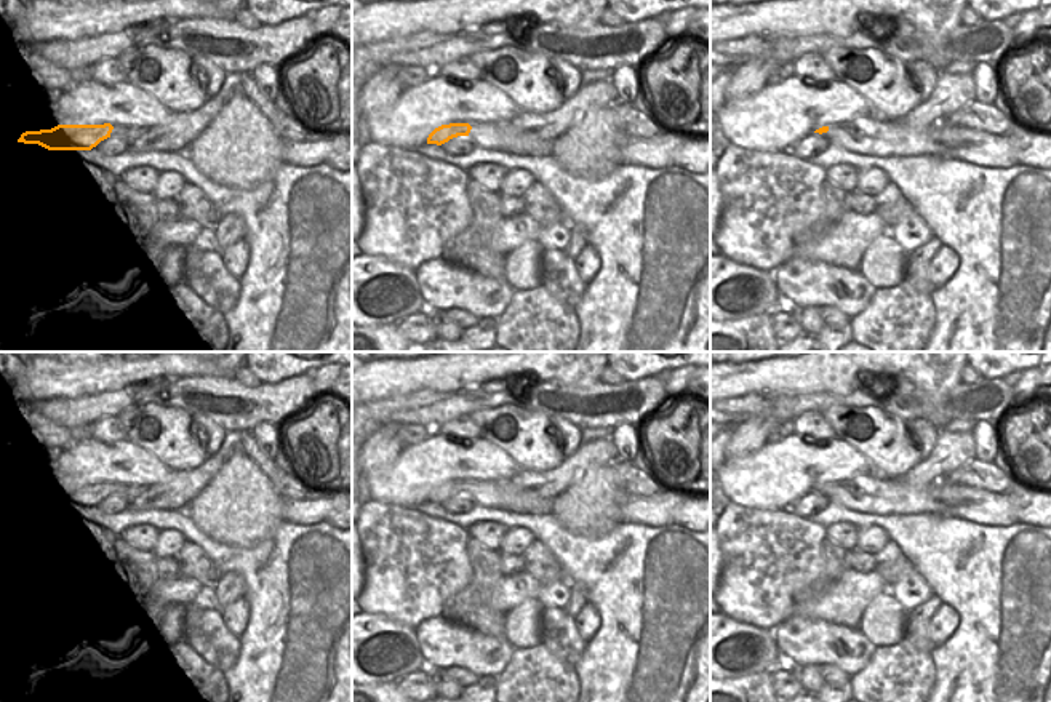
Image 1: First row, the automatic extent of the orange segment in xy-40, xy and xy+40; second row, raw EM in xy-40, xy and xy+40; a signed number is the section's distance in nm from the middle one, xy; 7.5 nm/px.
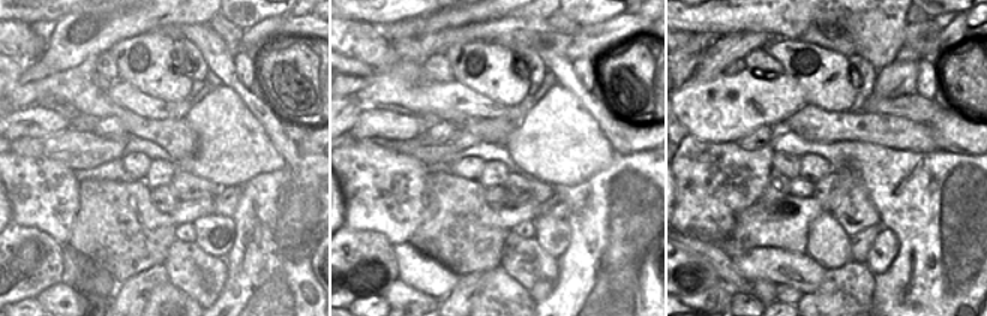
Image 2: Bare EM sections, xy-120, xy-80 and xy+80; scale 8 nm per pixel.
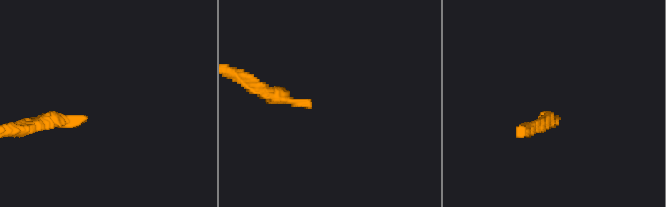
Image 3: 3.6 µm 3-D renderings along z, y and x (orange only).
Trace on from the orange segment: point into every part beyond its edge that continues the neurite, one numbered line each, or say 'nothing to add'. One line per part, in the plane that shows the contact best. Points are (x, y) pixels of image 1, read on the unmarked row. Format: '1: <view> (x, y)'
1: xy-40 (128, 491)

